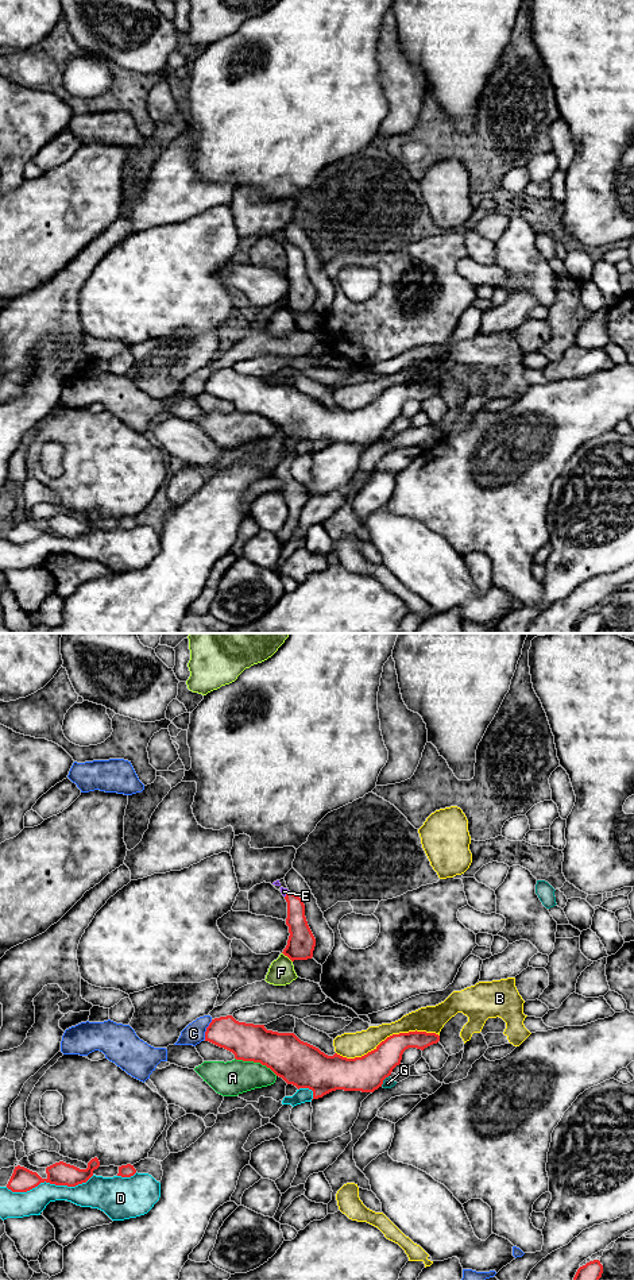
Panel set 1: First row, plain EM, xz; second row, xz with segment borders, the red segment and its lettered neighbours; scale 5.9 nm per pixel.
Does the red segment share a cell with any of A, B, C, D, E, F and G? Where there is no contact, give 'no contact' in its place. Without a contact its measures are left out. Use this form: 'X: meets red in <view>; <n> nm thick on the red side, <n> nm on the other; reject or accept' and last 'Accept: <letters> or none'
A: meets red in xz; 260 nm thick on the red side, 200 nm on the other; reject
B: meets red in xz; 200 nm thick on the red side, 150 nm on the other; reject
C: meets red in xz; 220 nm thick on the red side, 120 nm on the other; reject
D: meets red in xz; 140 nm thick on the red side, 160 nm on the other; reject
E: meets red in xz; 130 nm thick on the red side, 40 nm on the other; accept
F: meets red in xz; 170 nm thick on the red side, 160 nm on the other; reject
G: meets red in xz; 220 nm thick on the red side, 60 nm on the other; reject
Accept: E

